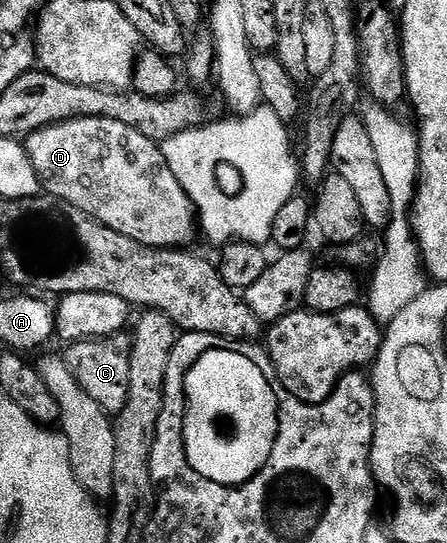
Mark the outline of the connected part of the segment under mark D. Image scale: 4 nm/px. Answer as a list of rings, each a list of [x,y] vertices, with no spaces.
[[[78,117],[33,131],[25,139],[25,148],[39,176],[40,186],[50,196],[77,207],[97,223],[154,249],[186,250],[194,243],[195,233],[197,237],[195,205],[189,195],[185,195],[181,183],[177,183],[177,175],[169,171],[162,148],[145,139],[141,131],[133,131],[133,127],[117,123],[117,119]]]

